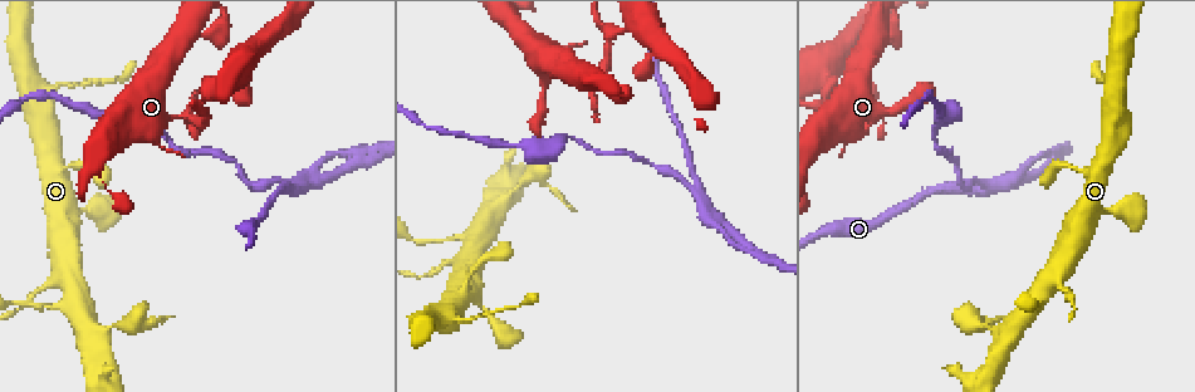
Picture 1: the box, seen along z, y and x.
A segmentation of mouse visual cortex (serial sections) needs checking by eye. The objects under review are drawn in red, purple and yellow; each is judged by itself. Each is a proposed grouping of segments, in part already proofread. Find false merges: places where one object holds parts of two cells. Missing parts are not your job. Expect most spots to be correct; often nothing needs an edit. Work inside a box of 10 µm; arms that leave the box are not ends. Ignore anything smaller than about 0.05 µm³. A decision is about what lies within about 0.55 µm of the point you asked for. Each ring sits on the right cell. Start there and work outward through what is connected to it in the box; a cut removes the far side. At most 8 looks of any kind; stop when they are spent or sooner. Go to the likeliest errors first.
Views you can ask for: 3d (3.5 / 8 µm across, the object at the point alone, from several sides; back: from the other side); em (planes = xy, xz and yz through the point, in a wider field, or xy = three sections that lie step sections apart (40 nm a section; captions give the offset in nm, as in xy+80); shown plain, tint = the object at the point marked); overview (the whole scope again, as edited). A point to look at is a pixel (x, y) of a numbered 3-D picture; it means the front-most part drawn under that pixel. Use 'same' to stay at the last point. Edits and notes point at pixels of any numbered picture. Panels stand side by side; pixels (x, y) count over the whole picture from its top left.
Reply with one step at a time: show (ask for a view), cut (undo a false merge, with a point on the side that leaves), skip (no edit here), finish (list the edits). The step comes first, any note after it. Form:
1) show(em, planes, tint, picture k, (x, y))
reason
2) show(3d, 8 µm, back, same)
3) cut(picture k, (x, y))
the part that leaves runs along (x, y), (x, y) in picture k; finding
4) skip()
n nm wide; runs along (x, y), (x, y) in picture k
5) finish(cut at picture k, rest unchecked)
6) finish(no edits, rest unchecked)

show(3d, 3.5 µm, picture 1, (294, 185))
three-way junction

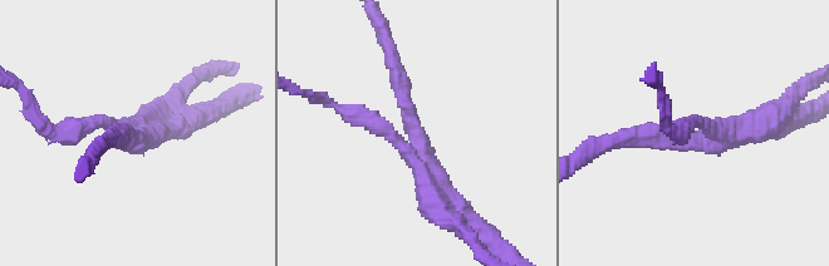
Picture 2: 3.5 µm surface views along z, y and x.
show(em, xy, step 3, tint, picture 2, (415, 151))
3 arms; arms of 200, 200, 350 nm

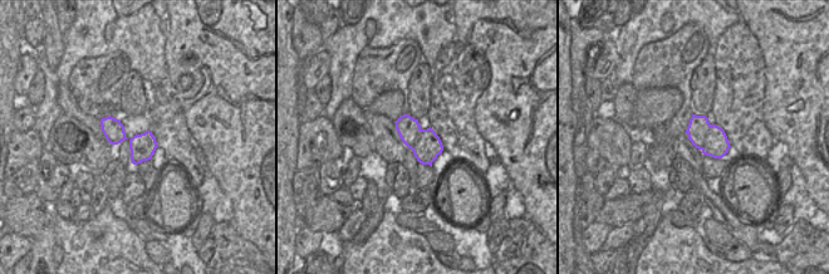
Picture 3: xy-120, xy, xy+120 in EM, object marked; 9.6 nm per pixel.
cut(picture 2, (374, 126))
the part that leaves runs along (411, 154), (381, 126), (314, 97) in picture 2; two cells meet here

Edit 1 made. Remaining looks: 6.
show(em, planes, tint, picture 1, (605, 24))
branch point

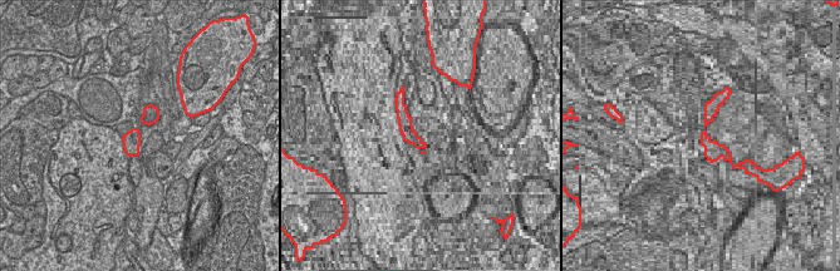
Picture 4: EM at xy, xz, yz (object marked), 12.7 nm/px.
show(3d, 3.5 µm, same)
wider look

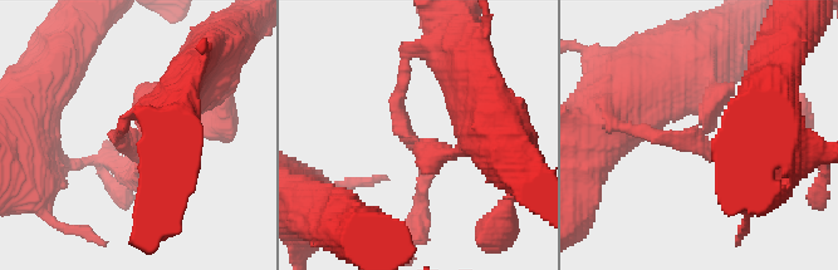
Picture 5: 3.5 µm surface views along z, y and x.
cut(picture 5, (421, 236))
220 nm wide; a second cell is stuck on

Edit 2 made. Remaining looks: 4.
show(3d, 3.5 µm, back, picture 1, (1117, 96))
small branch off a trunk

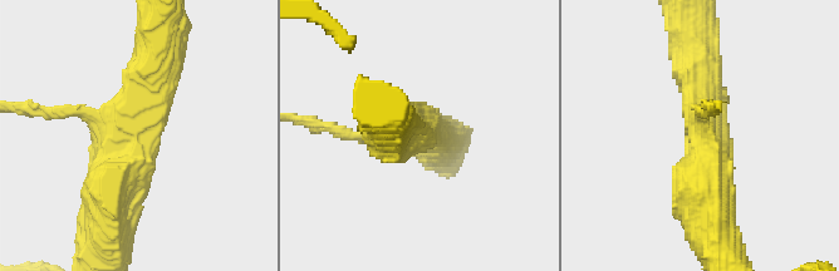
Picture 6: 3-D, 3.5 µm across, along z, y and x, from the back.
show(em, planes, tint, picture 6, (117, 139))

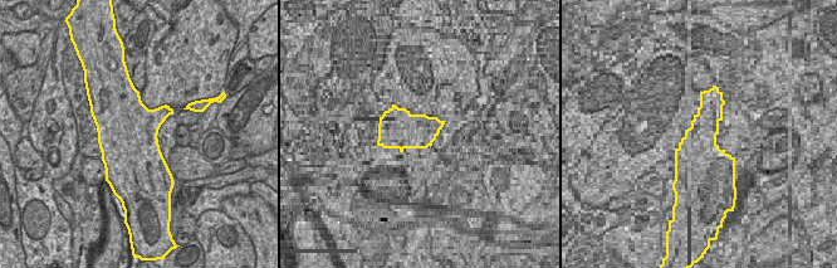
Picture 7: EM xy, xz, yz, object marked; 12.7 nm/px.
skip()
arms of 150, 500, 600 nm; runs along (103, 228), (153, 67) in picture 6; all the same cell

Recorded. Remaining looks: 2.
finish(cut at picture 2, cut at picture 5, rest unchecked)

